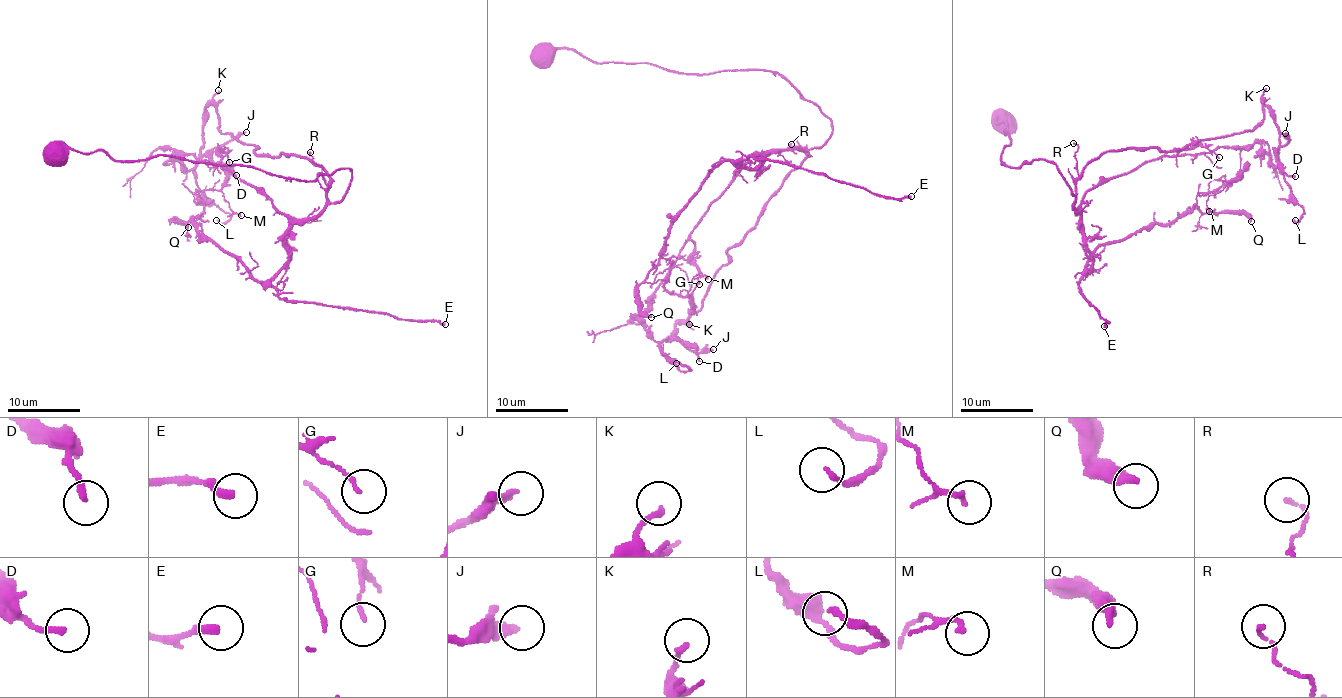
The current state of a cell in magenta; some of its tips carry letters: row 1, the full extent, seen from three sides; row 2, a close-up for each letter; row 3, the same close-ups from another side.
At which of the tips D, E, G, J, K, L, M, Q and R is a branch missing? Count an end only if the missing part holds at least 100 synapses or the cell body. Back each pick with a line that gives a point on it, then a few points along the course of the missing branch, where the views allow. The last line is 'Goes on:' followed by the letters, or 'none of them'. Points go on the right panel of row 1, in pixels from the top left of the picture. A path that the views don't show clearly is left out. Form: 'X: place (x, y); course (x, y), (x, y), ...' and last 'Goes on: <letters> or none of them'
Goes on: none of them

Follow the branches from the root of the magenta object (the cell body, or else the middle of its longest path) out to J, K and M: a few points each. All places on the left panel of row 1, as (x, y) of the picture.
J: (55, 156), (302, 180), (348, 169), (348, 191), (288, 219), (231, 171), (170, 150), (193, 169), (246, 132)
K: (55, 156), (302, 180), (348, 169), (344, 196), (330, 201), (310, 159), (222, 133), (218, 90)
M: (55, 156), (302, 180), (350, 170), (263, 282), (201, 235), (196, 193), (221, 190), (241, 215)

